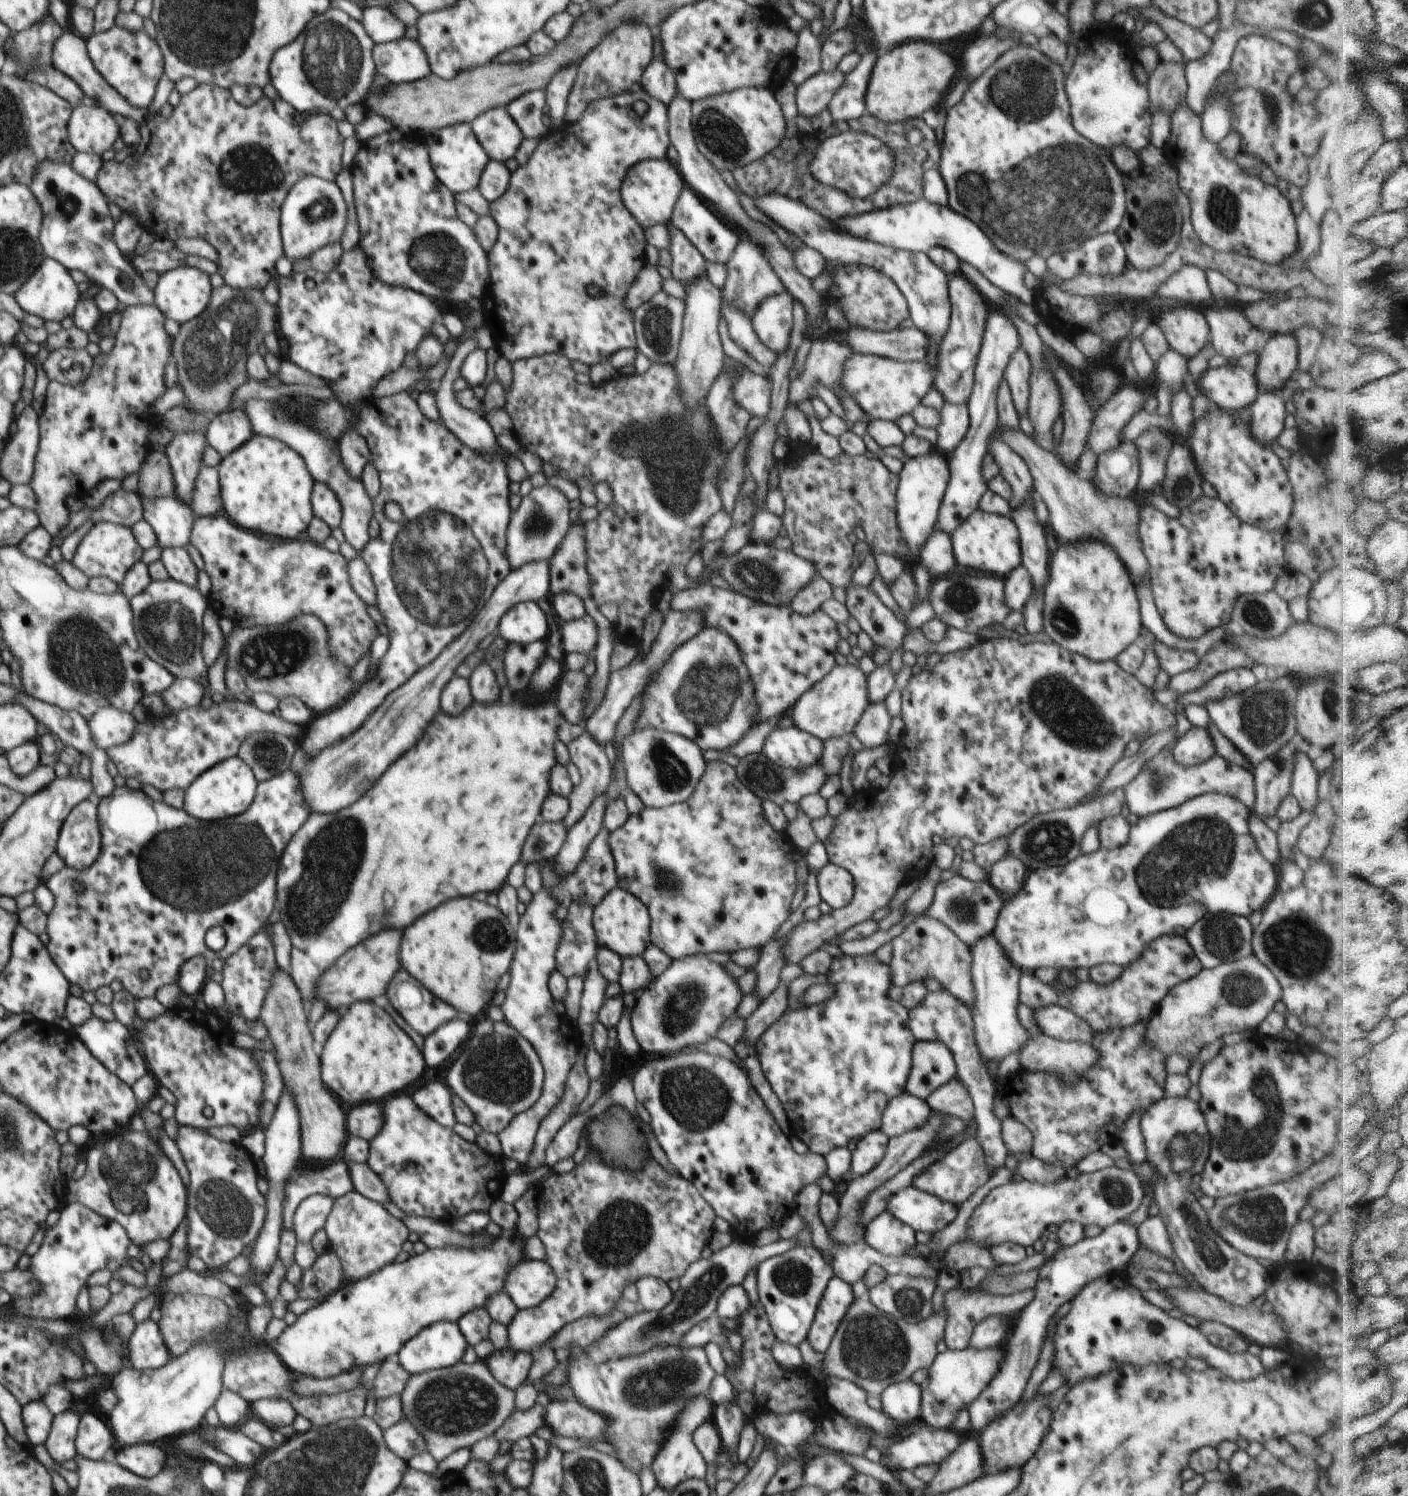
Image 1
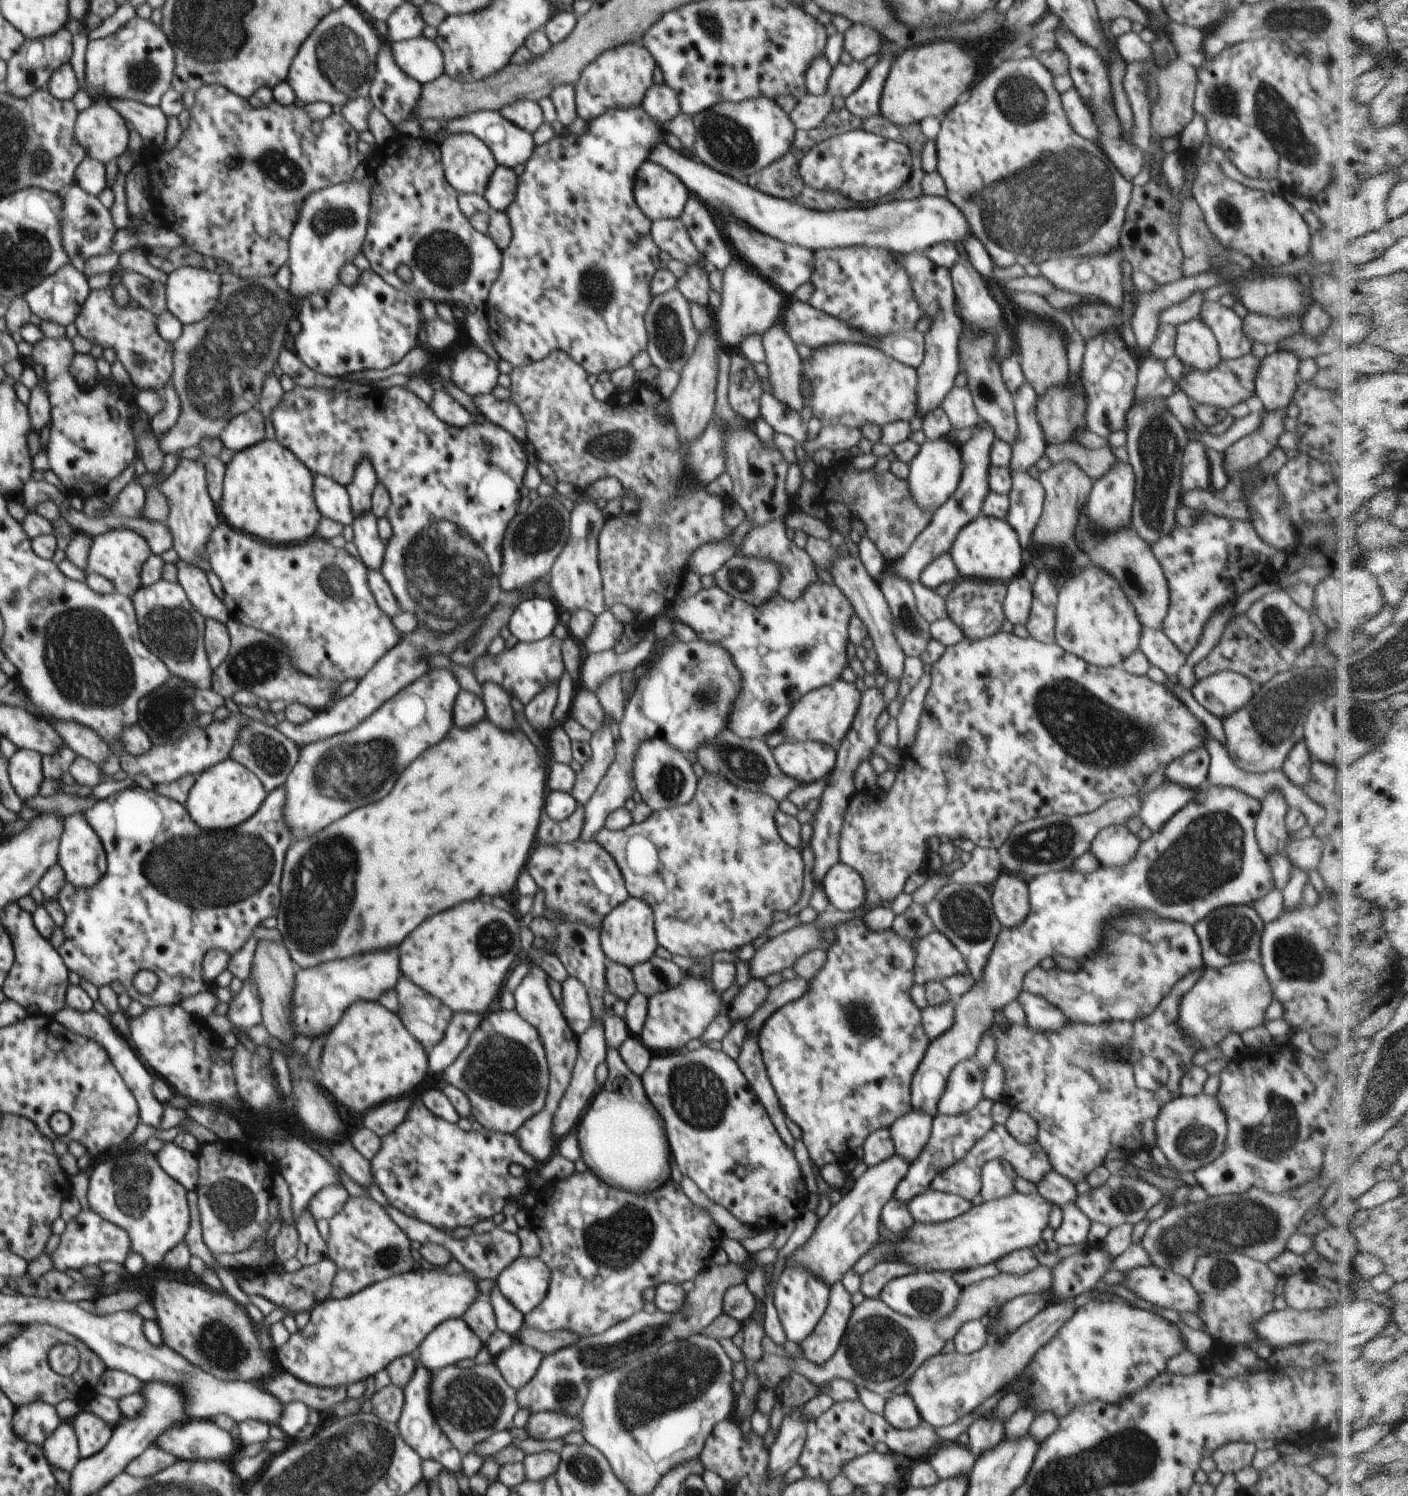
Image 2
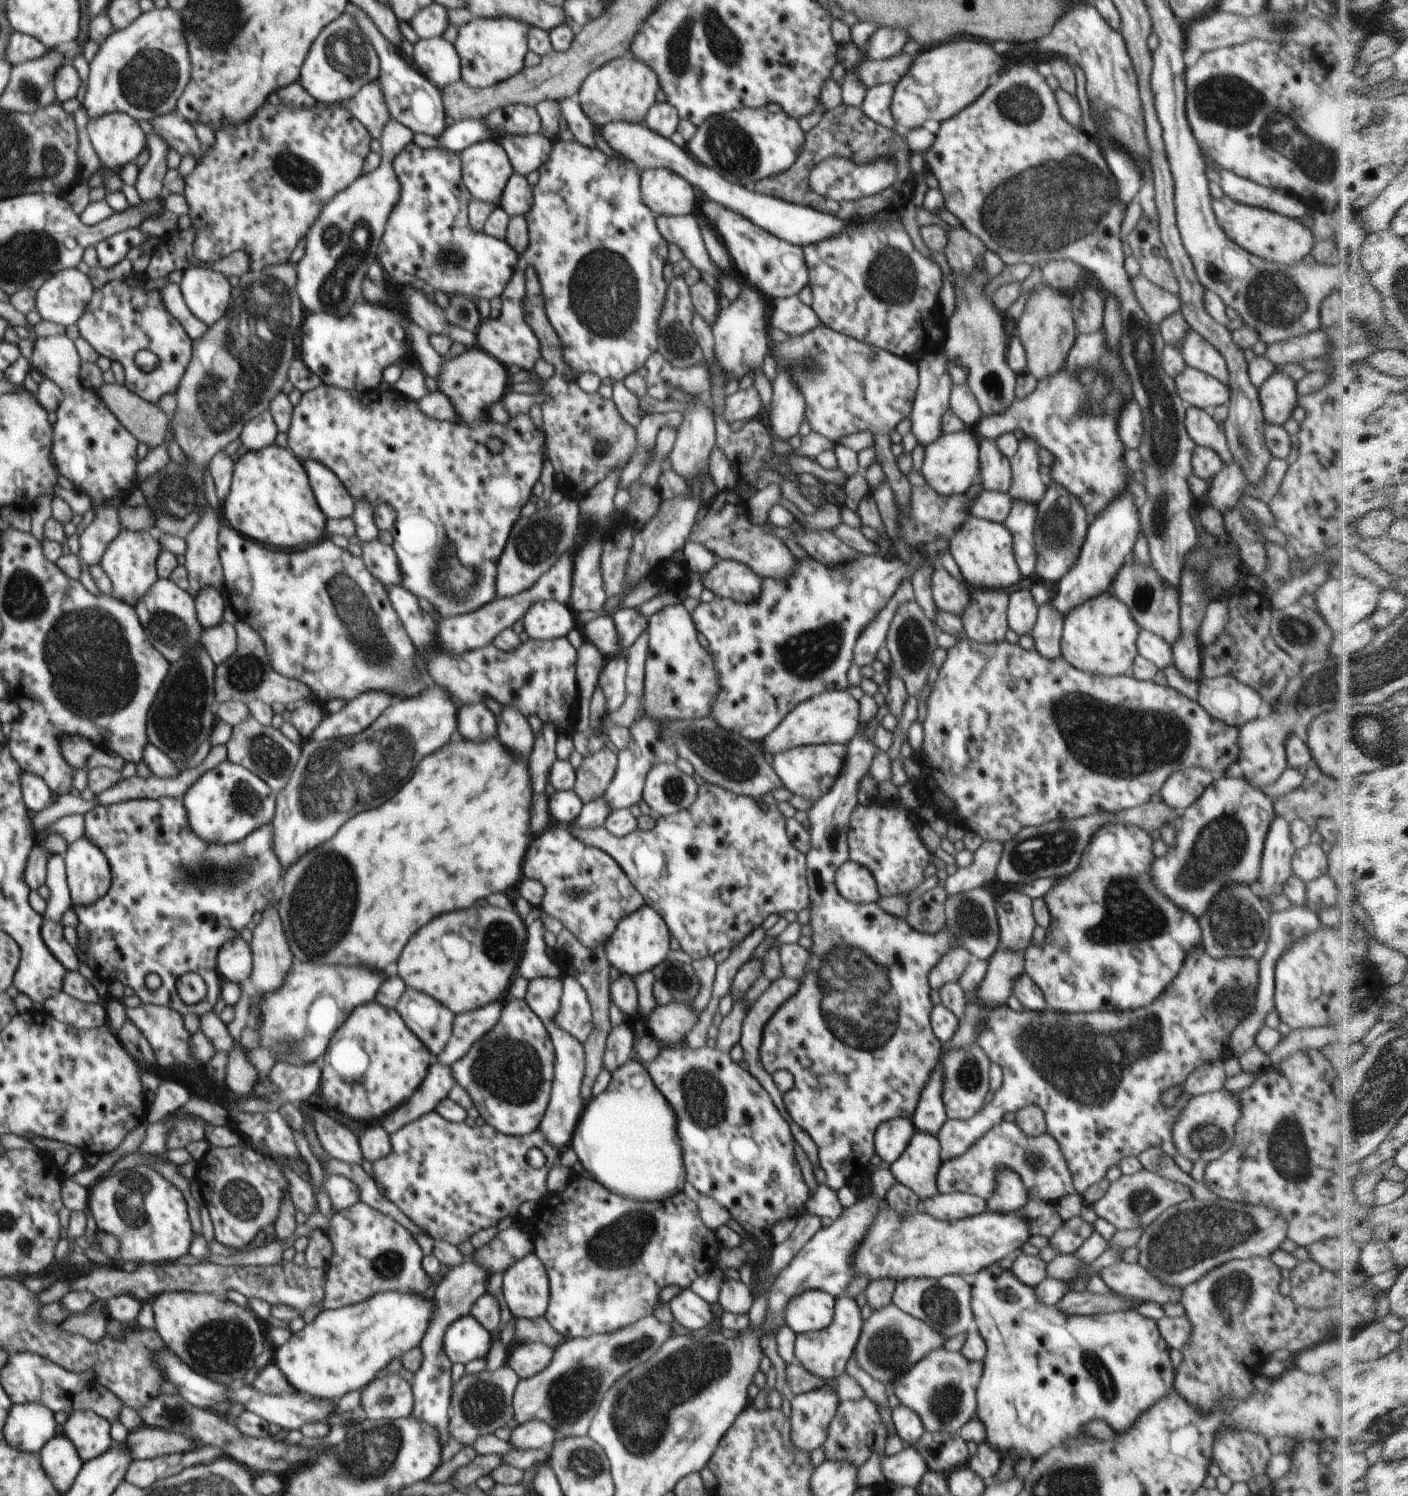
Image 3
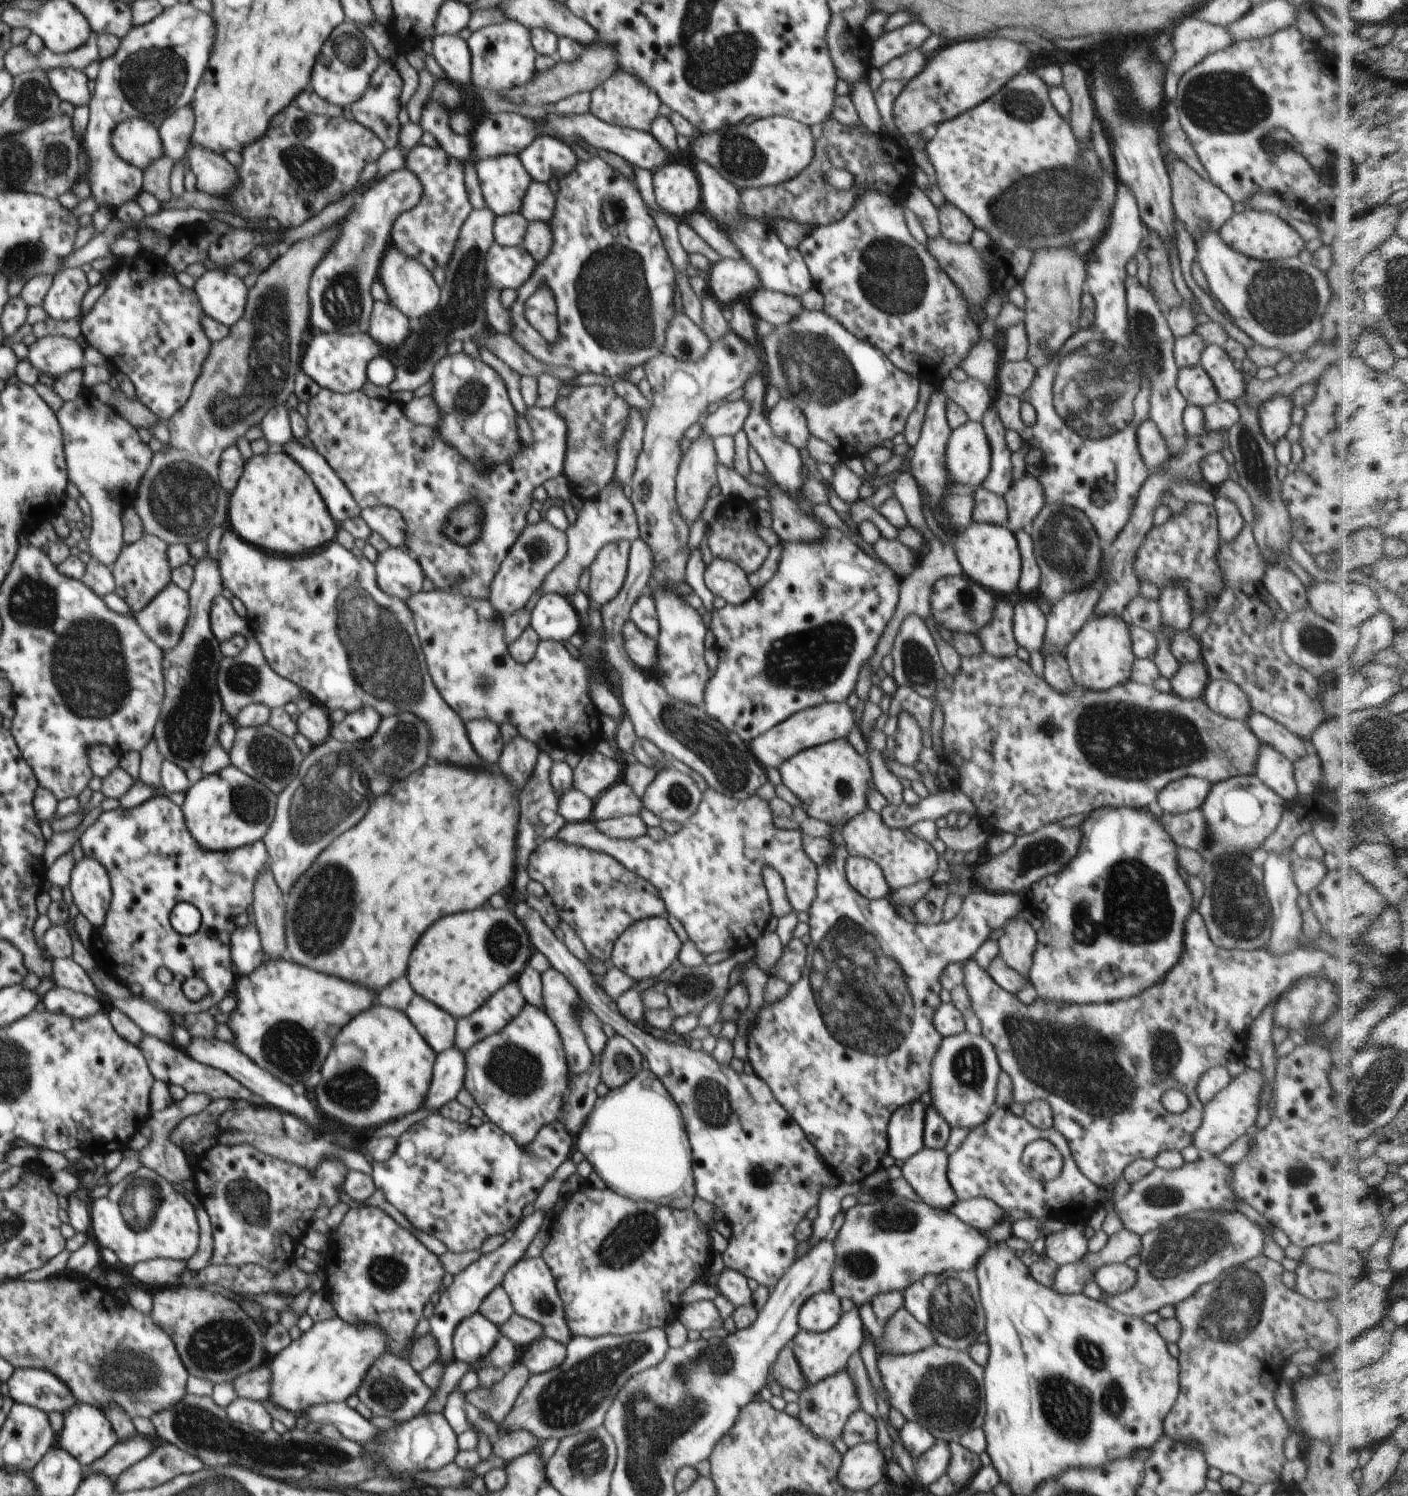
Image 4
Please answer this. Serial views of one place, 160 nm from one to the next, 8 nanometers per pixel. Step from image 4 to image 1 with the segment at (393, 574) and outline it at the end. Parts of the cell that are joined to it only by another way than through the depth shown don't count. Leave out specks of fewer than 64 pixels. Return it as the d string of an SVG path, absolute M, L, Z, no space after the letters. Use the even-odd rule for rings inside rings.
M247 400L245 408L242 410L246 411L250 419L254 434L274 437L290 445L290 448L293 448L304 459L313 479L328 485L336 493L343 512L340 526L345 540L360 554L372 540L368 535L368 524L370 524L373 517L373 502L368 496L364 485L346 472L338 448L330 444L330 441L327 441L325 437L311 427L300 423L295 415L291 413L286 415L279 406L279 400L275 402Z

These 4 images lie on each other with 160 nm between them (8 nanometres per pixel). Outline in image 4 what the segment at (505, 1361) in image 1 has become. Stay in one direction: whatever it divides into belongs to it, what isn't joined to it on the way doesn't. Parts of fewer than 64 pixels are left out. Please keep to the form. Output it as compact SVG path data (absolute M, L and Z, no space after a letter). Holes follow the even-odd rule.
M546 1336L531 1343L524 1352L524 1363L532 1375L545 1373L560 1366L567 1355L567 1345Z

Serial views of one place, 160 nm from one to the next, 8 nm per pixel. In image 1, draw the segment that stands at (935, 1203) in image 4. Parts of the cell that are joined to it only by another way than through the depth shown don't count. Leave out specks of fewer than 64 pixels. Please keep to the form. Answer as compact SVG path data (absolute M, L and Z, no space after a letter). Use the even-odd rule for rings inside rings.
M908 1092L890 1100L883 1112L880 1130L891 1139L914 1129L922 1128L930 1118L929 1104Z

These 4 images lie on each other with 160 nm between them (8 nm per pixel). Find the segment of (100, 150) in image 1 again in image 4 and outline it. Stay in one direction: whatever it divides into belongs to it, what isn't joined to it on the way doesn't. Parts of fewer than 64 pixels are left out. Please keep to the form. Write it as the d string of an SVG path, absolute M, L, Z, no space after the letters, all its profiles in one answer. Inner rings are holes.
M131 118L122 121L111 132L111 145L128 164L137 166L141 171L148 168L155 160L164 157L164 147L161 141L159 128L154 126L149 118Z

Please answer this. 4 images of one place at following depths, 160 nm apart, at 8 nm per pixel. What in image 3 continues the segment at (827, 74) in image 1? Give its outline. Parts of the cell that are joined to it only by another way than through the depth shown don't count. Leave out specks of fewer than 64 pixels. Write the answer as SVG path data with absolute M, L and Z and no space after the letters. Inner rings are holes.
M901 52L879 61L868 58L857 68L855 73L868 89L880 83L896 86L898 81L909 71L914 59L915 57L911 54Z

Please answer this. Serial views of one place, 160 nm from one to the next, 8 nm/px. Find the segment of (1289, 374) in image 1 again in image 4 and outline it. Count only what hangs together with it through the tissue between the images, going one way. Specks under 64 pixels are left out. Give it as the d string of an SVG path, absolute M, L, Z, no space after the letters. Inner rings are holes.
M1277 396L1265 402L1258 410L1258 420L1266 440L1275 445L1284 439L1291 426L1293 404L1289 397Z

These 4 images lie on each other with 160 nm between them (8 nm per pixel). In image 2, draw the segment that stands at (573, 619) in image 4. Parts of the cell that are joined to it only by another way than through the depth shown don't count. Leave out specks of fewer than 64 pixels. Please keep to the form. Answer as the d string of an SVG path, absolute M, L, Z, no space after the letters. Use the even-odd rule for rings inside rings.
M532 598L520 601L509 618L511 634L522 642L538 642L552 635L561 609L550 598Z

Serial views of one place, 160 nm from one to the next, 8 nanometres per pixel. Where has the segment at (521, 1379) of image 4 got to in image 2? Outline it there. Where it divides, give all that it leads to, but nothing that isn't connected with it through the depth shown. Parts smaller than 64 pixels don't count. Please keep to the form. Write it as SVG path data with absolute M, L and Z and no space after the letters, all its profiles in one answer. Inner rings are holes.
M494 1361L489 1364L474 1365L461 1369L450 1365L432 1374L430 1408L435 1421L450 1442L467 1455L483 1440L495 1432L508 1431L513 1425L512 1419L518 1412L517 1390L503 1379L500 1369Z

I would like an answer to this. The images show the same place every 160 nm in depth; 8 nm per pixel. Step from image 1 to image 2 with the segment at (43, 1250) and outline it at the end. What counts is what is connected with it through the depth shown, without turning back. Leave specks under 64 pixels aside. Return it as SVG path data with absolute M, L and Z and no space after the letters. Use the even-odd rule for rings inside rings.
M92 1210L84 1211L69 1223L61 1234L58 1248L52 1251L54 1271L65 1273L68 1268L80 1270L88 1264L98 1265L104 1261L123 1264L129 1250L129 1236L124 1229L117 1227L110 1221L105 1221Z

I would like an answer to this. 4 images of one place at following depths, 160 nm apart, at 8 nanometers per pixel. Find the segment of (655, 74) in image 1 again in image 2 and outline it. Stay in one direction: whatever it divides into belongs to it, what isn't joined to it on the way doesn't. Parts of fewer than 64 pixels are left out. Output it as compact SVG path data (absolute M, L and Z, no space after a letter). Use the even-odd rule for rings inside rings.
M654 83L645 94L640 107L662 128L681 112L676 93L666 84Z

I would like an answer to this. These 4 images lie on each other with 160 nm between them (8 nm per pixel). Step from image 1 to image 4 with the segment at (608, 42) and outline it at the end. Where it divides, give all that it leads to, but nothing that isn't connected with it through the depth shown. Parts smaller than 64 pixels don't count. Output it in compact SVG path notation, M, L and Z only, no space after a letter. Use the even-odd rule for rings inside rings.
M618 69L610 78L606 79L606 82L591 92L590 113L604 122L648 133L653 120L659 115L658 108L661 103L658 95L645 82Z

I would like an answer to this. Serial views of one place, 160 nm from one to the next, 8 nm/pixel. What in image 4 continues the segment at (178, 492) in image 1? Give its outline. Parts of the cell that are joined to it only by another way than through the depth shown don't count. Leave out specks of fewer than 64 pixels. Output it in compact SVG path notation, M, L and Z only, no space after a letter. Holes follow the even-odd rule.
M208 557L194 567L189 594L189 617L181 639L169 651L163 651L165 695L154 738L164 760L185 771L200 768L206 753L220 740L217 736L222 722L223 704L217 690L219 662L224 657L221 644L211 631L210 611L215 596L221 594L223 582L218 563Z

